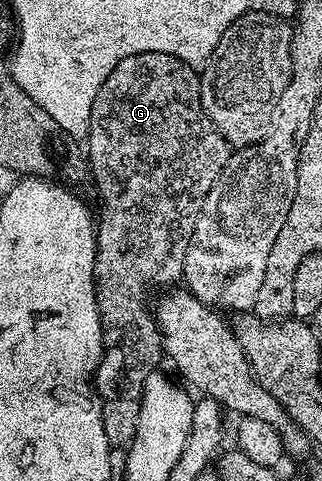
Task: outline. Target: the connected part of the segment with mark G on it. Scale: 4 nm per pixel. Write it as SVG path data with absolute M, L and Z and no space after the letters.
M144 53L143 55L131 55L127 59L123 59L115 67L115 71L111 71L111 75L107 75L107 79L103 79L103 87L99 87L99 95L95 95L95 103L91 103L91 123L89 124L89 135L87 138L87 146L89 145L89 161L87 157L87 165L93 168L93 177L97 180L97 193L101 196L101 213L102 217L95 225L95 236L97 238L97 262L95 263L95 271L93 272L93 279L97 283L97 310L101 316L101 343L104 346L101 363L97 366L97 372L95 374L95 393L99 398L101 403L101 414L103 415L103 431L107 435L110 446L114 450L121 449L120 451L128 450L129 444L135 439L137 434L137 428L139 427L139 411L141 410L141 396L145 390L145 384L147 379L152 375L152 373L158 372L159 366L157 365L160 361L163 361L163 346L161 344L161 331L157 328L157 318L155 316L154 310L151 308L149 297L145 294L145 285L169 285L172 286L174 283L180 282L182 280L183 274L185 272L185 253L189 249L189 240L192 239L193 234L197 228L197 217L201 213L201 205L205 202L206 195L212 191L214 185L217 184L217 180L221 178L221 172L225 170L225 165L229 162L231 156L231 146L228 141L225 140L219 130L211 123L211 119L206 115L205 108L201 102L201 78L199 76L198 70L192 69L187 63L183 63L177 57L172 57L166 53Z

